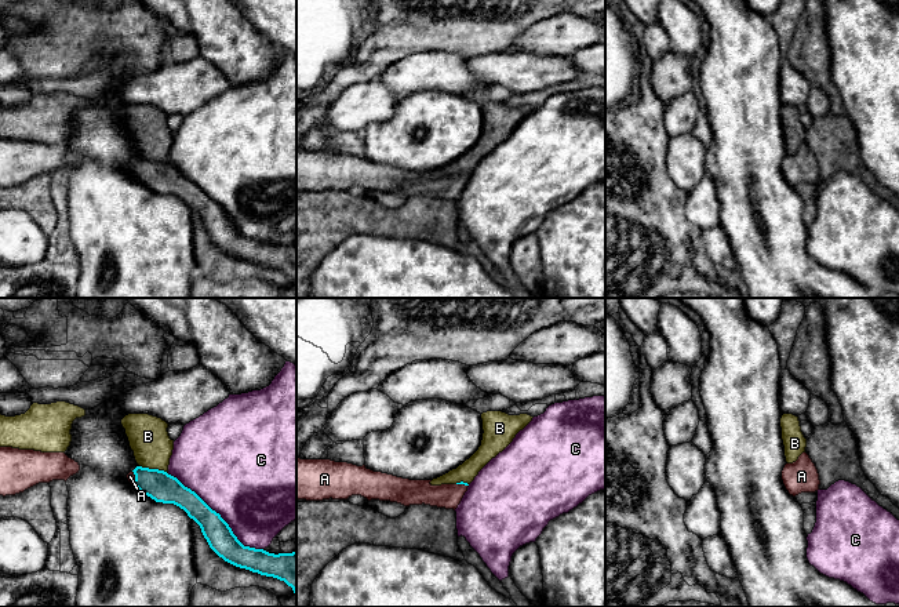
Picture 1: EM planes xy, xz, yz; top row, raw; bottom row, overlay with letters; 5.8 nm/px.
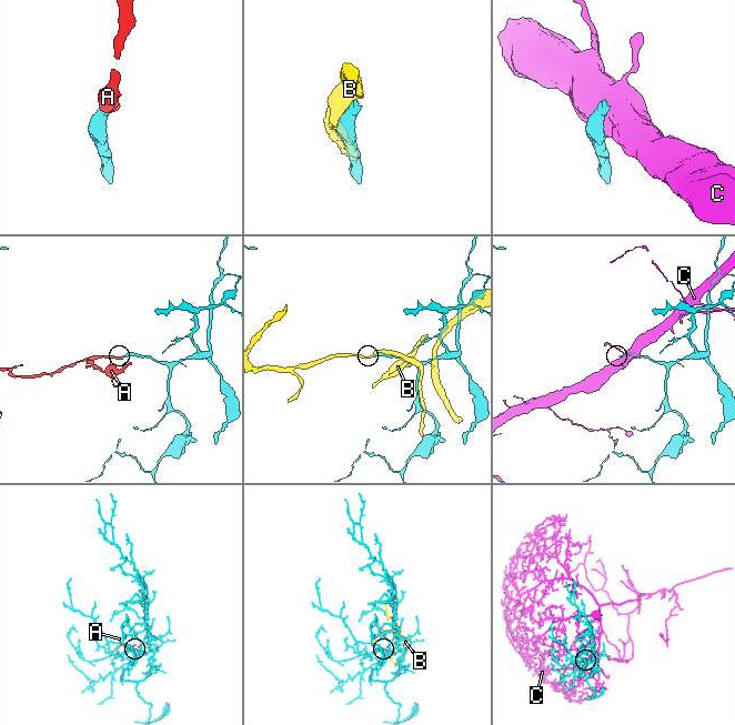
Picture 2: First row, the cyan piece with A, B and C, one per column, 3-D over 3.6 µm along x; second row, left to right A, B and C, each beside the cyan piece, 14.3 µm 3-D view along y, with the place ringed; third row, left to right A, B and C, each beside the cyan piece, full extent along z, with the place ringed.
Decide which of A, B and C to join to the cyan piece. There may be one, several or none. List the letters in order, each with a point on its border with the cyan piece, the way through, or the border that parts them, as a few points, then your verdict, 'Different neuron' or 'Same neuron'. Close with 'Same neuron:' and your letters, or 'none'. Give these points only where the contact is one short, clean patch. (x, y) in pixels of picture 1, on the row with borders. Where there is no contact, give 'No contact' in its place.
A: Touches cyan at xy (135, 478). Path across: xy (157, 484), (135, 478), (130, 476). Same neuron
B: Touches cyan at xy (153, 469). Different neuron
C: Touches cyan at xy (218, 513). Different neuron
Same neuron: A

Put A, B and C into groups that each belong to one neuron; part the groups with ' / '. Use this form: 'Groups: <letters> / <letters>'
Groups: A / B / C

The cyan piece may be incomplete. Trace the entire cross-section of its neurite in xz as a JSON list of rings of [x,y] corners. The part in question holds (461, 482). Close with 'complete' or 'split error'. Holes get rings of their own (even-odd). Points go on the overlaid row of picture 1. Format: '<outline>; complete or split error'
[[[296,458],[296,499],[347,499],[361,495],[368,501],[390,501],[404,506],[425,504],[455,510],[469,487],[463,481],[441,486],[432,486],[430,481],[374,472],[365,465]]]; split error

